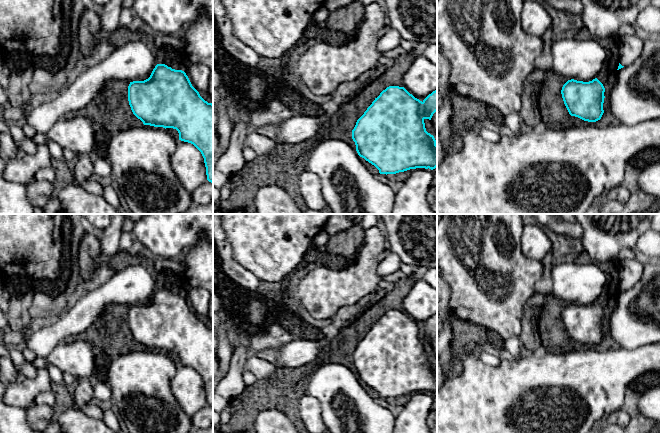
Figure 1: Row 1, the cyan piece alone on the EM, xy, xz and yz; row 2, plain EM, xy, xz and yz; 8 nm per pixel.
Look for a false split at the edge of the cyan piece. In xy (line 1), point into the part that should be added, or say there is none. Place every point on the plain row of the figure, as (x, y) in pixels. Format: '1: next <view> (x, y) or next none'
1: next none

